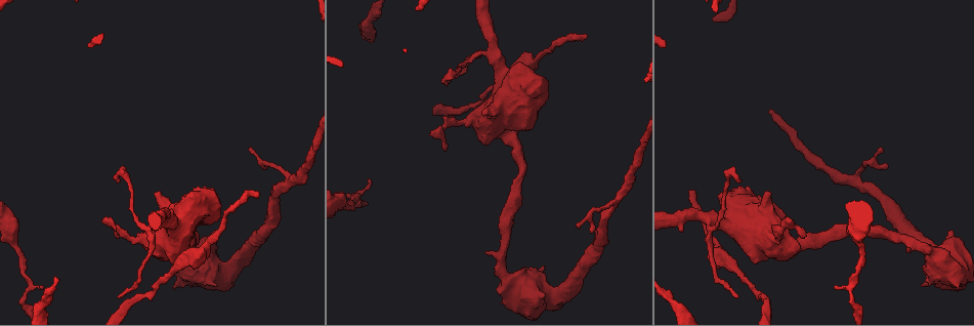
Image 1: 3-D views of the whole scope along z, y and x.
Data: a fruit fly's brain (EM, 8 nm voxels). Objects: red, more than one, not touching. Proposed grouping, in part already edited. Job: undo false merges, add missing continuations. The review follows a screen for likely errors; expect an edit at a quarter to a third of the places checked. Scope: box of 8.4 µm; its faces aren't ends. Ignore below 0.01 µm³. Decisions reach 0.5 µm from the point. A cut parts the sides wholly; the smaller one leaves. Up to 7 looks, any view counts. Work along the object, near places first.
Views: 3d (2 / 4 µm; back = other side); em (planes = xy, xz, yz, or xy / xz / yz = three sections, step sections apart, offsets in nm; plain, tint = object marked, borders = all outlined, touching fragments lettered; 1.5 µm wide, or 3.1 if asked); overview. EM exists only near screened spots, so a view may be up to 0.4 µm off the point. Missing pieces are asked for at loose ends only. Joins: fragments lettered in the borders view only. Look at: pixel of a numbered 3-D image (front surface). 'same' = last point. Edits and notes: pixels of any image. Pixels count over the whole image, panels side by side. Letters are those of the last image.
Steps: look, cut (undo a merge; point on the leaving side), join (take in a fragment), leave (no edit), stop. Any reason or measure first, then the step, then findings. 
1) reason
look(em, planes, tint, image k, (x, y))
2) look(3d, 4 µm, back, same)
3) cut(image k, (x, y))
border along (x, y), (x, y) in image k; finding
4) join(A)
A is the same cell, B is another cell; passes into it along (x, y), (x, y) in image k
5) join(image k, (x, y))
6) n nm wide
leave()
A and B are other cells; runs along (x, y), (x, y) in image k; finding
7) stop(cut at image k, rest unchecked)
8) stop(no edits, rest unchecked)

an open end
look(em, yz, step 4, tint, image 1, (257, 195))

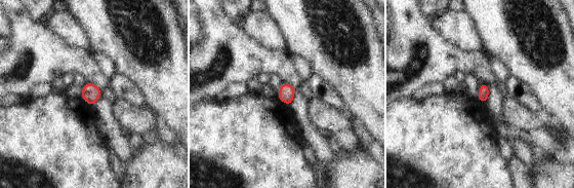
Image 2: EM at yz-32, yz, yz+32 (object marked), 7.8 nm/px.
another direction
look(em, planes, borders, same)

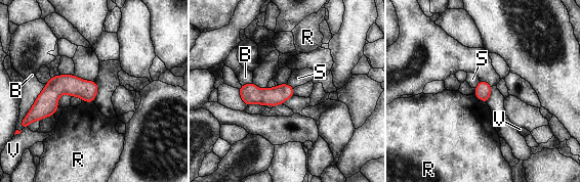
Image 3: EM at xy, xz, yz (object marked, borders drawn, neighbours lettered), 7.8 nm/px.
130 nm wide
leave()
B, R, S and V are other cells; border along (480, 81), (474, 87) in image 3; no lettered fragment goes on from it

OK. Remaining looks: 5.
thick turns thin
look(em, planes, borders, image 1, (371, 16))

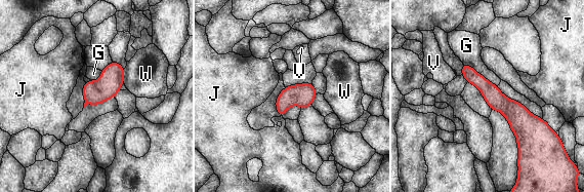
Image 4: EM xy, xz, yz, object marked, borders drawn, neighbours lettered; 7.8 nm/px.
150 nm wide
leave()
G, J, V and W are other cells; runs along (464, 67), (529, 127), (541, 128) in image 4; continuous, no second neuron

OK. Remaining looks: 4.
thin end
look(em, planes, borders, image 1, (738, 296))

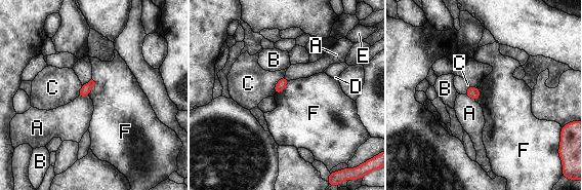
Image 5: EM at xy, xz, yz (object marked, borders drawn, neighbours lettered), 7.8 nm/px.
leave()
A, B, C, D, E and F are other cells; border along (289, 81), (281, 91), (275, 94) in image 5; no lettered fragment goes on from it

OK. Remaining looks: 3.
stop(no edits, rest unchecked)

